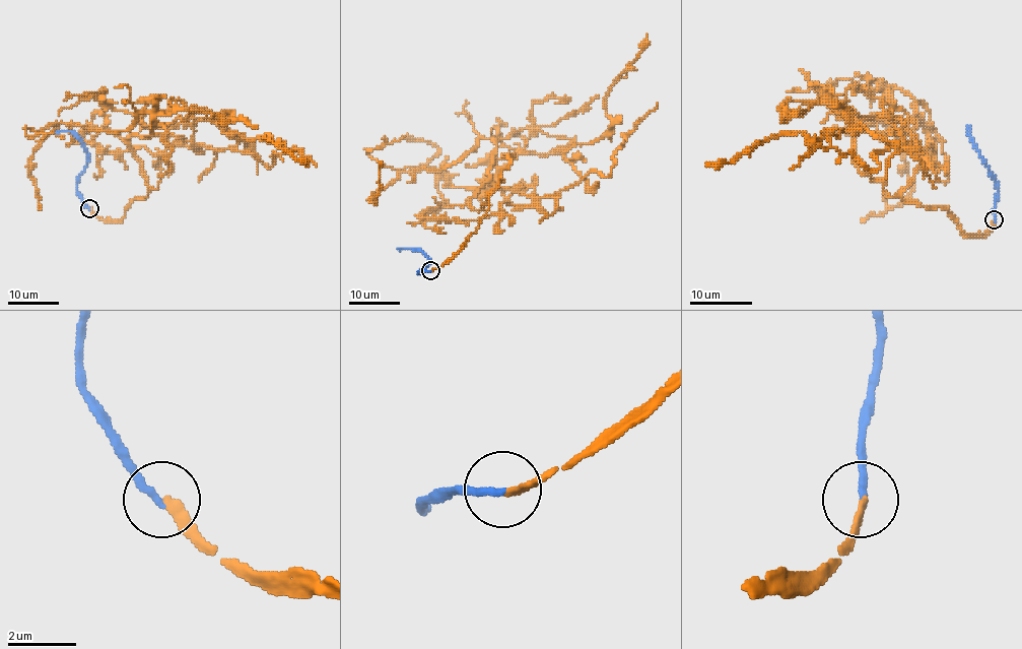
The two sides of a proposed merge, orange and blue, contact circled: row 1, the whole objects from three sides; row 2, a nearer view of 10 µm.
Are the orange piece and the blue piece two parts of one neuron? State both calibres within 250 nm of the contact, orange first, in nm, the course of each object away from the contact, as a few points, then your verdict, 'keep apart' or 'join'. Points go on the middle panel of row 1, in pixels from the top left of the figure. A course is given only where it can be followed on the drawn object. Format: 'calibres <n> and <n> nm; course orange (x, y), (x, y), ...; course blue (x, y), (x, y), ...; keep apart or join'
calibres 200 and 240 nm; course orange (429, 270), (489, 205), (470, 204), (495, 147), (479, 138), (457, 163), (400, 173), (373, 203), (380, 163); course blue (429, 270), (418, 273), (428, 263), (425, 255), (417, 249), (397, 249); keep apart

